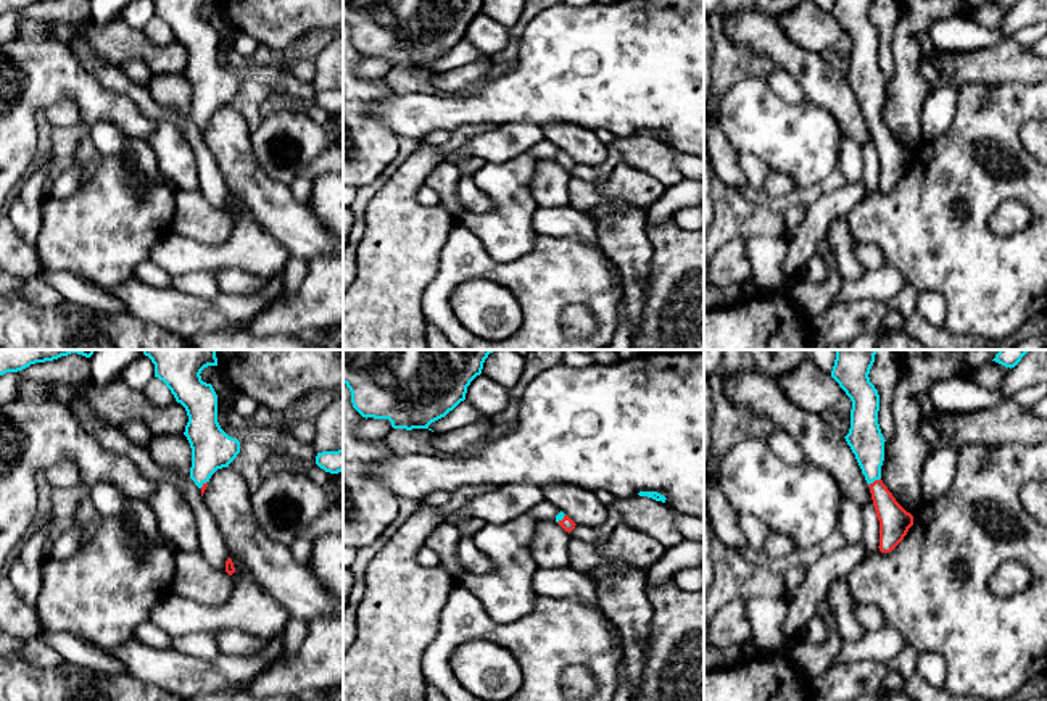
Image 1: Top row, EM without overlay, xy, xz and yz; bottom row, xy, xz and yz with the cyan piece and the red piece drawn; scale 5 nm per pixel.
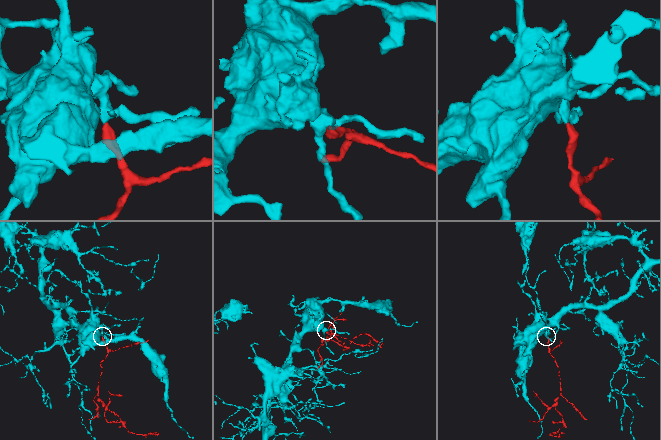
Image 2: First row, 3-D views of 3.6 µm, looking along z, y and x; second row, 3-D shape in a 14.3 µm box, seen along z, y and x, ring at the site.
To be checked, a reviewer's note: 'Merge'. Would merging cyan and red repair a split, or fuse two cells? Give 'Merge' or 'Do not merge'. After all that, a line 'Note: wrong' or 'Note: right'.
Merge
Note: right

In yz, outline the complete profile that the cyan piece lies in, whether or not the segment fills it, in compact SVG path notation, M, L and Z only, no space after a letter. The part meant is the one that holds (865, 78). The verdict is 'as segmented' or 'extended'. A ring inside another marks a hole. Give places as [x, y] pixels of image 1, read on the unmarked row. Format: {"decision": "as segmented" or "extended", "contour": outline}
{"decision": "extended", "contour": "M834 0L831 16L852 40L850 68L844 76L870 126L879 160L879 190L891 192L913 164L907 151L881 119L884 76L878 63L879 34L870 21L875 0Z"}

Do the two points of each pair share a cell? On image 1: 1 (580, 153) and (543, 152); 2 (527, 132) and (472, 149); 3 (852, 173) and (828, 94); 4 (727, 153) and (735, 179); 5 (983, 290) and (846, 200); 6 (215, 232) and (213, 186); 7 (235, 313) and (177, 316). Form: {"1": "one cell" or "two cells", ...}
{"1": "two cells", "2": "one cell", "3": "two cells", "4": "one cell", "5": "two cells", "6": "two cells", "7": "one cell"}

